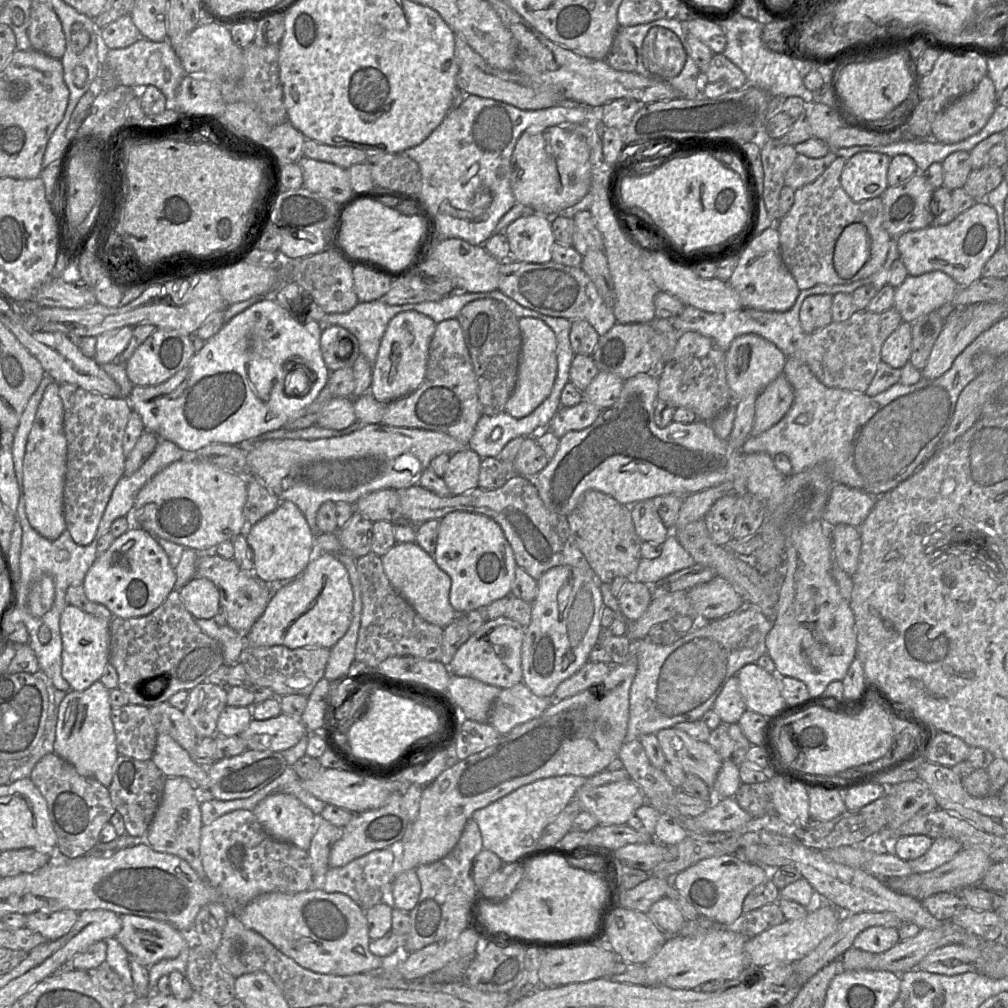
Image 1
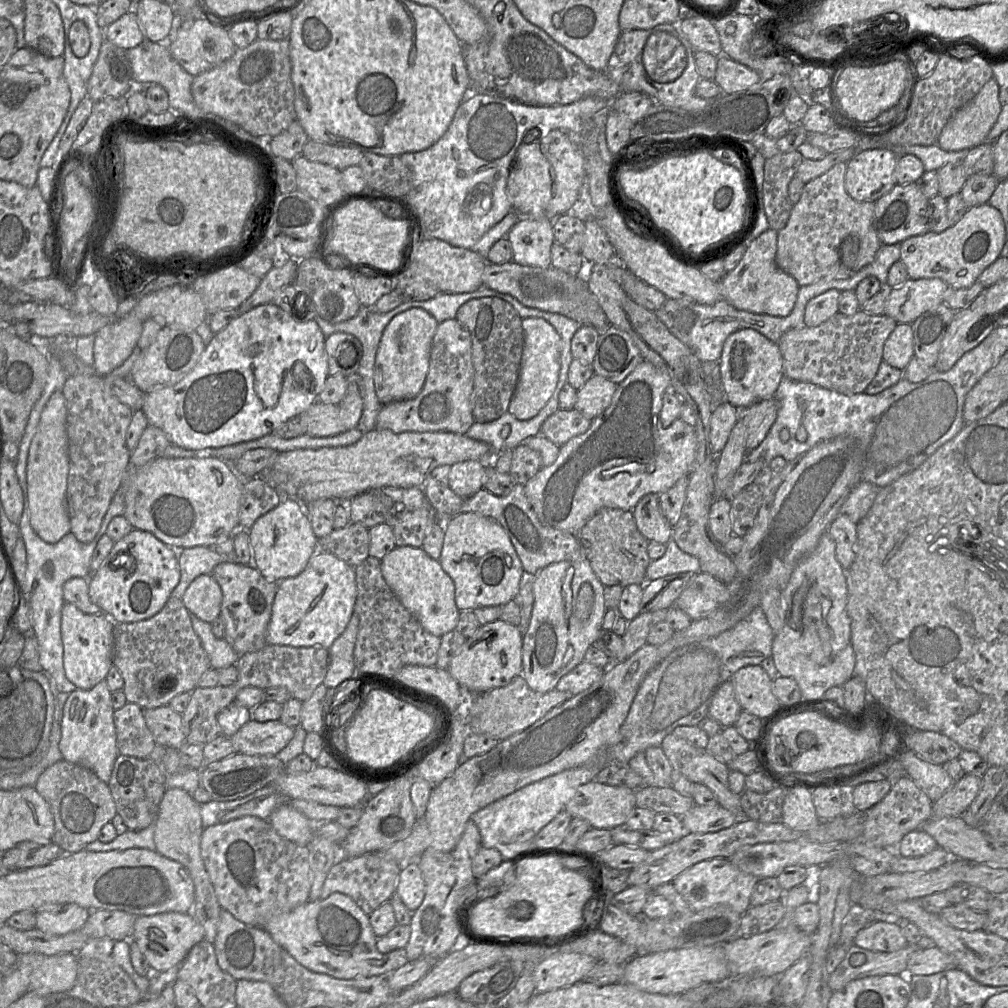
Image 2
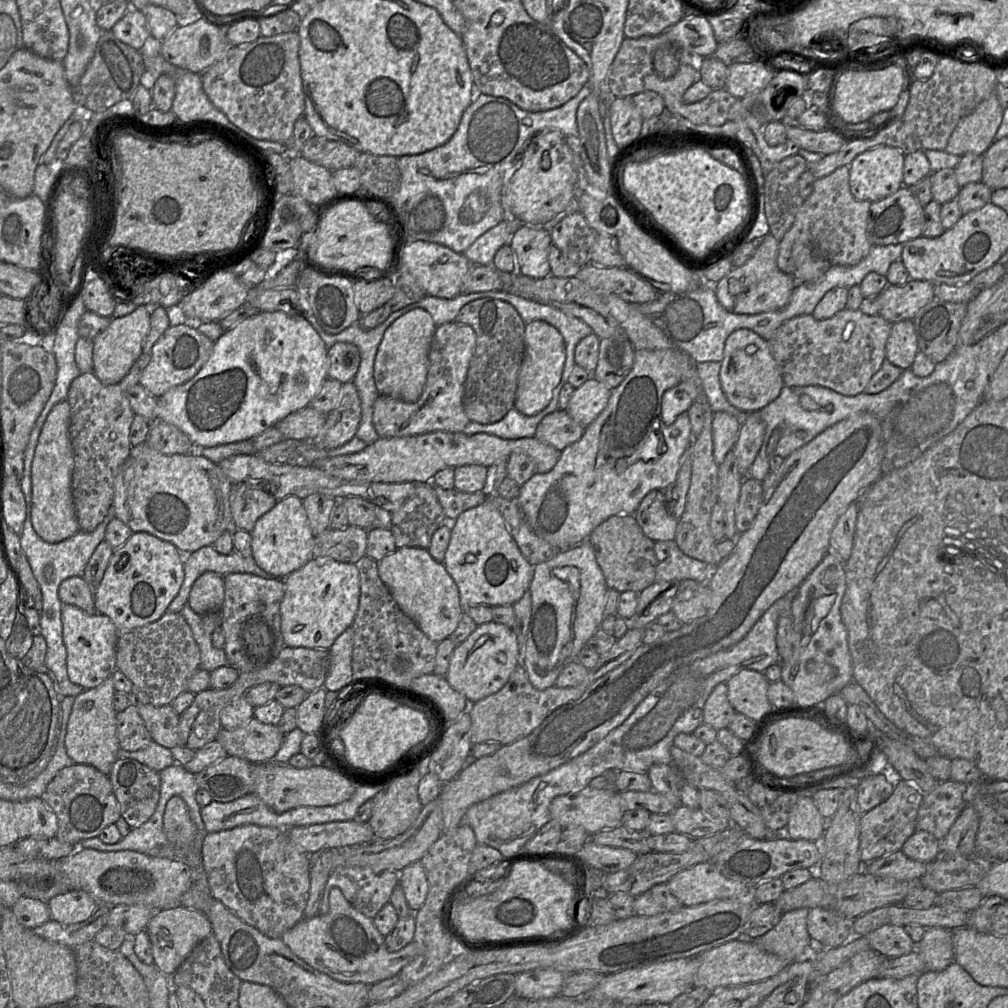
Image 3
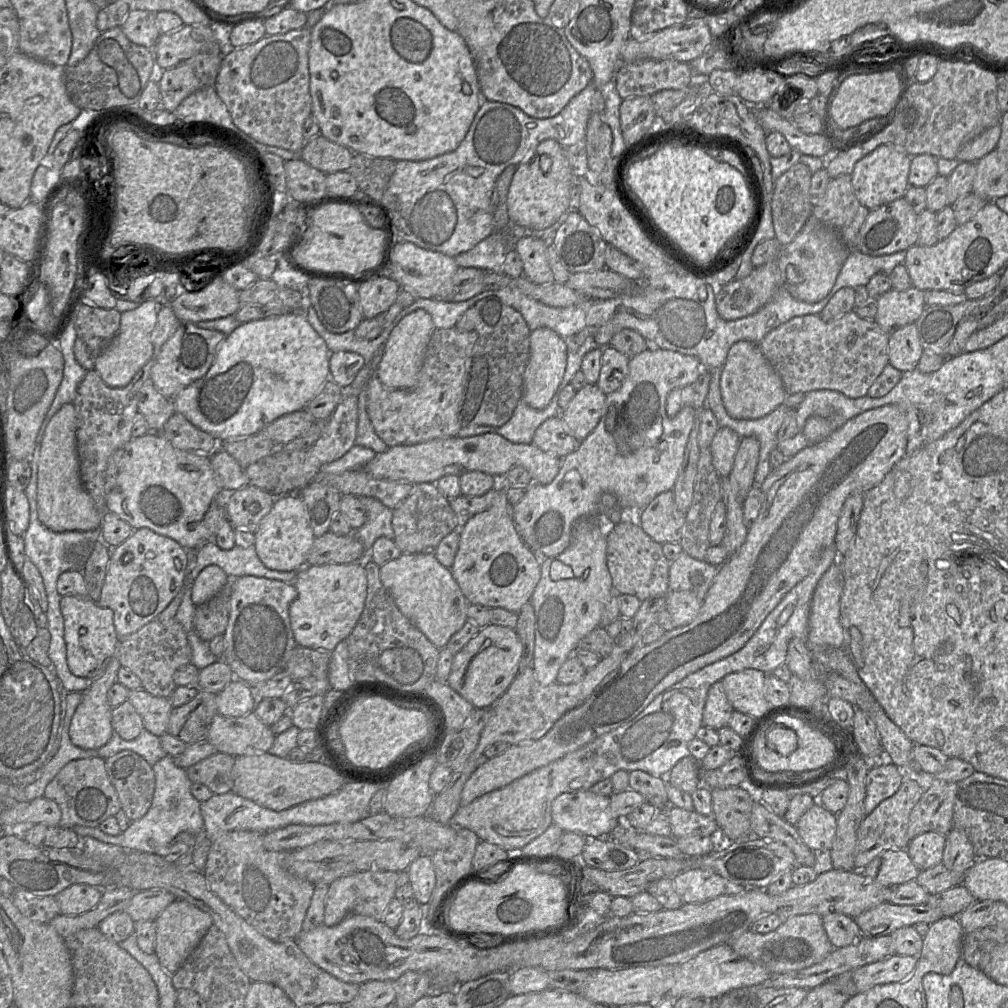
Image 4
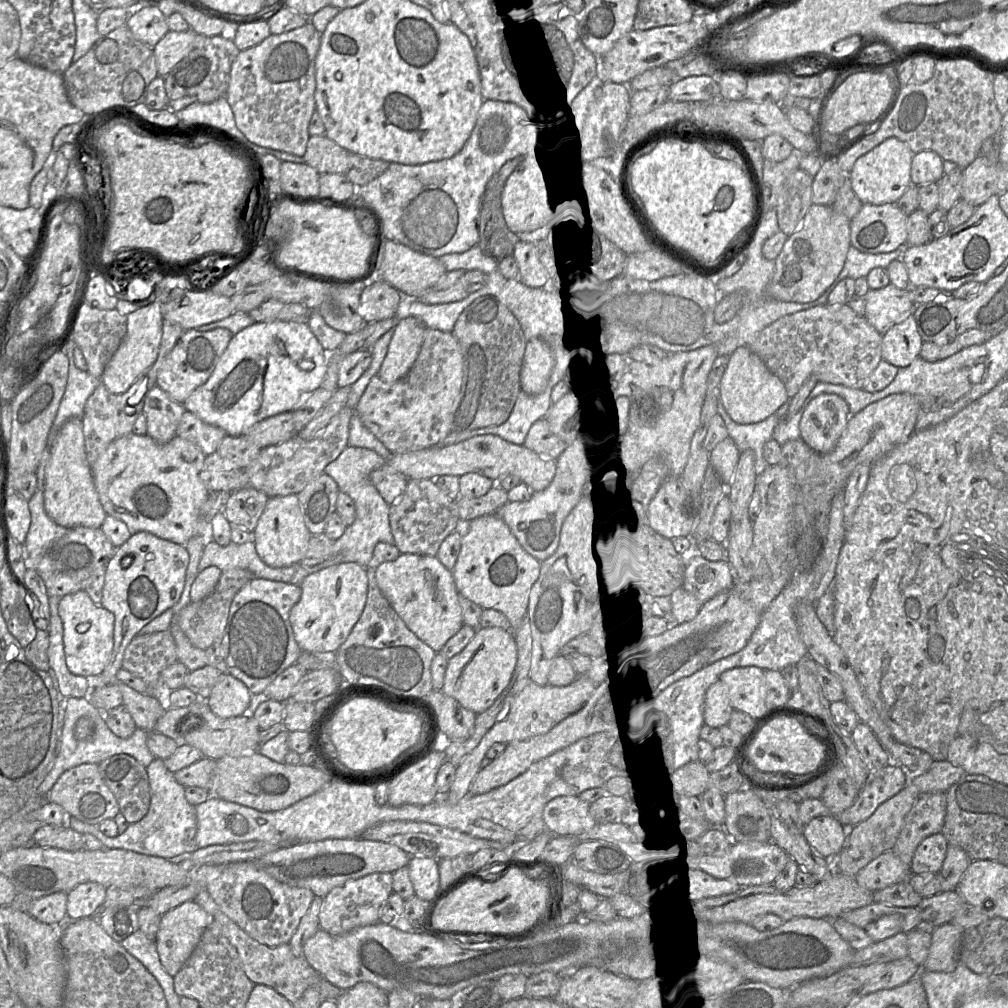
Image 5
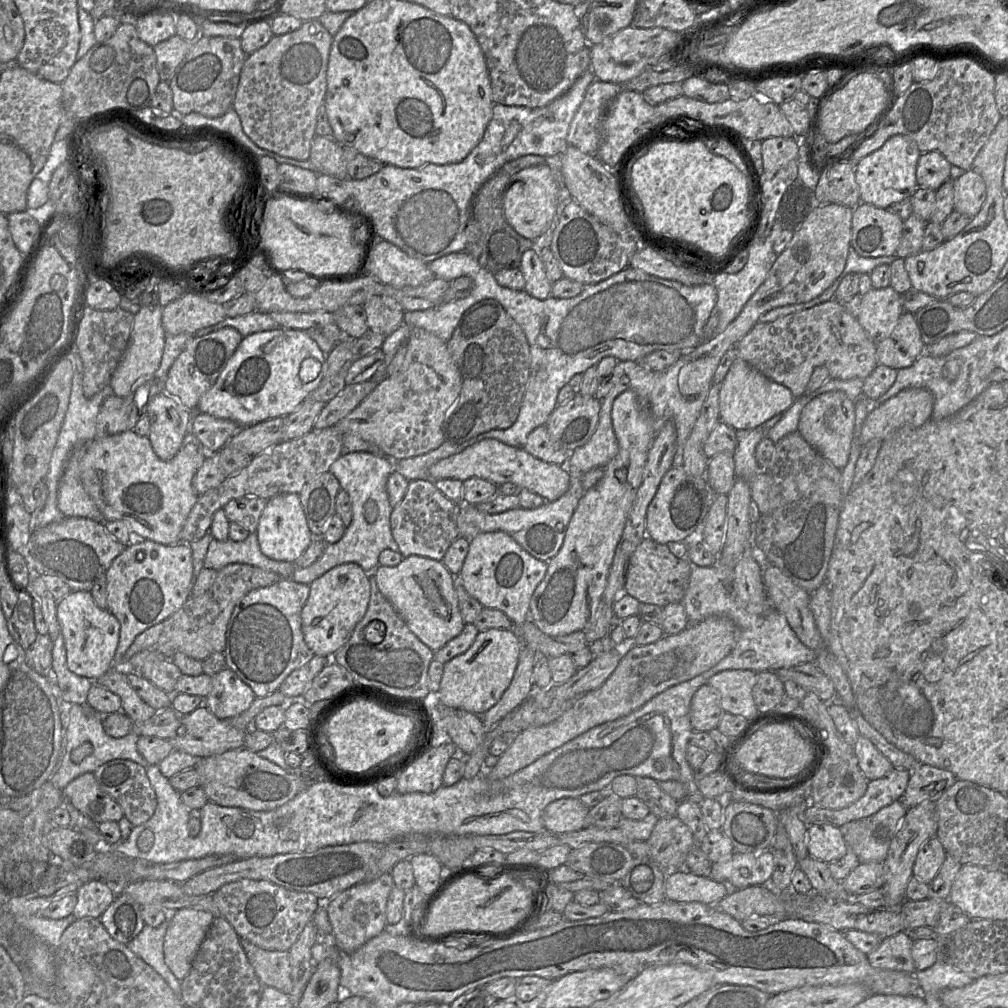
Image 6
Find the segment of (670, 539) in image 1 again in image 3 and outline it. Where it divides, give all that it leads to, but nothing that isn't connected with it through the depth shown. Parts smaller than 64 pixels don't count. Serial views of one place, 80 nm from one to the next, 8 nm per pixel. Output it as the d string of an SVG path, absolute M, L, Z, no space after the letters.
M674 543L666 559L657 564L655 581L680 582L692 579L697 582L707 582L712 569L707 563L684 554Z

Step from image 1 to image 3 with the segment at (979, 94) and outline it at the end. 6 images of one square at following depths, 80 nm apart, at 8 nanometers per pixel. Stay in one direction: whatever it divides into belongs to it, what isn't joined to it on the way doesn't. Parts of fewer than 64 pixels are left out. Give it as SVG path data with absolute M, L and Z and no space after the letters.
M992 92L970 114L959 121L945 151L959 156L968 152L984 154L995 141L1003 112L996 92Z

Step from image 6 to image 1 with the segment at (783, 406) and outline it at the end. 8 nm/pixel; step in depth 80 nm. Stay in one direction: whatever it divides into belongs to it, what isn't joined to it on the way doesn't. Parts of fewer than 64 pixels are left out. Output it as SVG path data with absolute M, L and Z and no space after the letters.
M755 334L735 338L726 351L726 375L734 401L750 394L759 394L783 374L787 357L773 343Z

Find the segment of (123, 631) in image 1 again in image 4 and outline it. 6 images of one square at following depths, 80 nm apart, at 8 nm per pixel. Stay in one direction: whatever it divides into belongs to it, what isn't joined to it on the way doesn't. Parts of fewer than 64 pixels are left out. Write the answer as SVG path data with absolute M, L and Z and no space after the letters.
M154 619L138 631L123 637L118 644L116 657L121 667L131 671L141 681L141 689L149 694L169 698L176 689L174 673L182 666L191 664L192 651L182 625L176 619Z

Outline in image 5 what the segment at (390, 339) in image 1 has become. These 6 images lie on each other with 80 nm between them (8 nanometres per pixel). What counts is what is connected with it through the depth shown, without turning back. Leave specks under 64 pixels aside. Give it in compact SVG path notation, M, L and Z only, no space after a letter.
M412 316L400 320L378 372L382 381L396 382L410 371L418 357L426 328L421 320Z

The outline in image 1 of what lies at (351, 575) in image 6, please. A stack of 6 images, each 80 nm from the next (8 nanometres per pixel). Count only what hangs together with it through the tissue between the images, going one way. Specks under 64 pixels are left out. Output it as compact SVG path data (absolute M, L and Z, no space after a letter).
M316 552L299 576L292 580L272 581L269 584L272 586L273 595L264 613L245 636L246 646L331 648L348 630L354 596L348 572L333 554Z

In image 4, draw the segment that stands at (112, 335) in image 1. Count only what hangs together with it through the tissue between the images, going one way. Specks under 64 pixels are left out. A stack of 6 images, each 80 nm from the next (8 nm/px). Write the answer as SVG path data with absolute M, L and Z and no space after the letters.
M146 300L136 309L121 313L118 333L94 360L93 369L107 386L111 388L126 386L152 358L153 345L150 334L156 325L158 309L159 304L154 300Z

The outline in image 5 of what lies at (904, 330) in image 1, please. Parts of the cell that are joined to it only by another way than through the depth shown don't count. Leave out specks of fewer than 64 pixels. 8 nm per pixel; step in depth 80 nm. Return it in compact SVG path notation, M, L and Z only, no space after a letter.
M911 315L882 337L882 359L899 369L905 368L920 357L923 343Z

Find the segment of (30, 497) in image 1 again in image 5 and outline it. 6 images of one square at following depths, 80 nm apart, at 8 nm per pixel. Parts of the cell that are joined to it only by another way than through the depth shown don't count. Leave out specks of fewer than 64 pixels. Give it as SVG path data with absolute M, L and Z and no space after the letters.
M81 418L67 420L50 449L50 459L45 468L44 509L56 524L66 528L100 528L107 515L87 461Z

